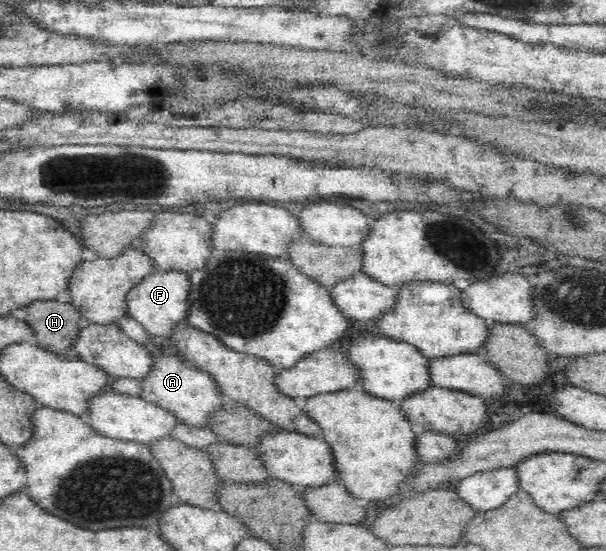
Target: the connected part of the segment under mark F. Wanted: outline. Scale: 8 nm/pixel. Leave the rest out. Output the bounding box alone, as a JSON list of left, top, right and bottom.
[127,269,190,338]

